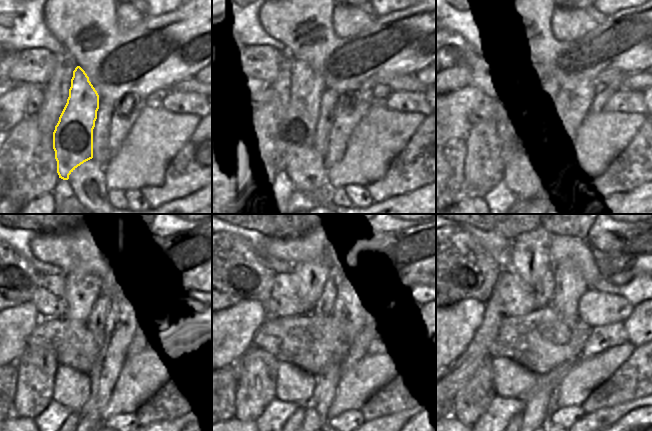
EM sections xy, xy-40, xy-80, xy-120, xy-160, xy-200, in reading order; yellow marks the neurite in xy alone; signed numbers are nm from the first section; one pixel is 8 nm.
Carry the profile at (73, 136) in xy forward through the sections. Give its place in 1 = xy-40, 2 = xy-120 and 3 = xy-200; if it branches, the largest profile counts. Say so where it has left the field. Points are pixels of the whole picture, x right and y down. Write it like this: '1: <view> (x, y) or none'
1: xy-40 (298, 127)
2: xy-120 (82, 290)
3: xy-200 (530, 253)

